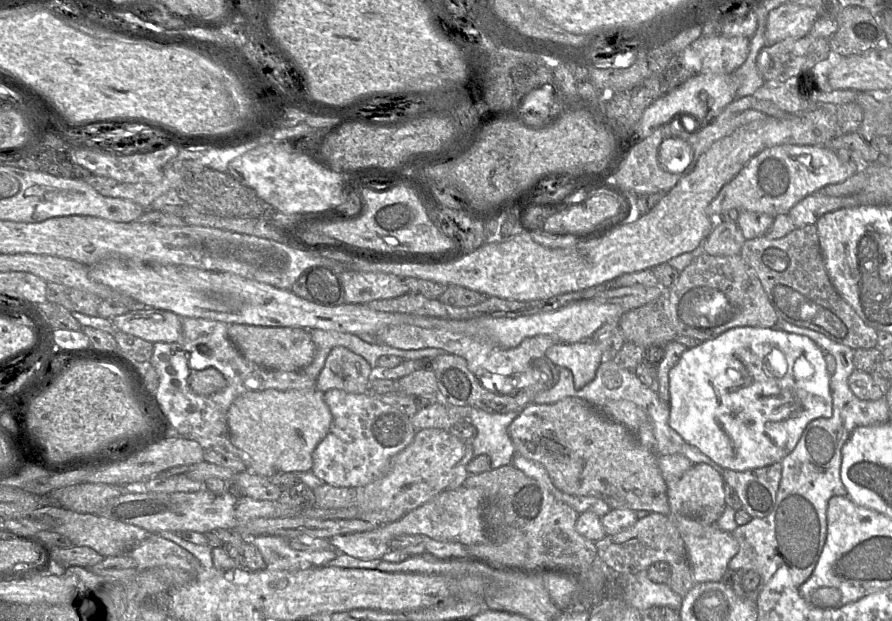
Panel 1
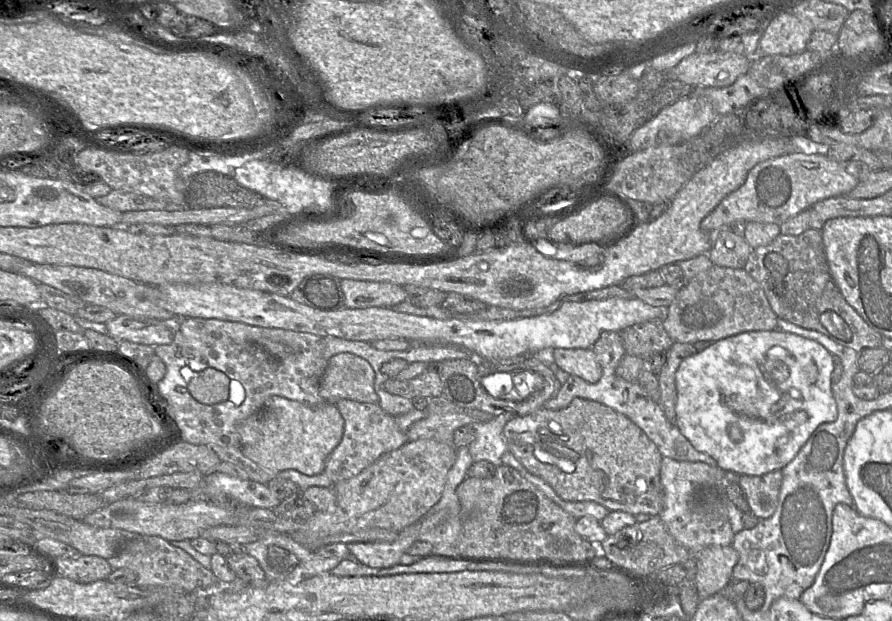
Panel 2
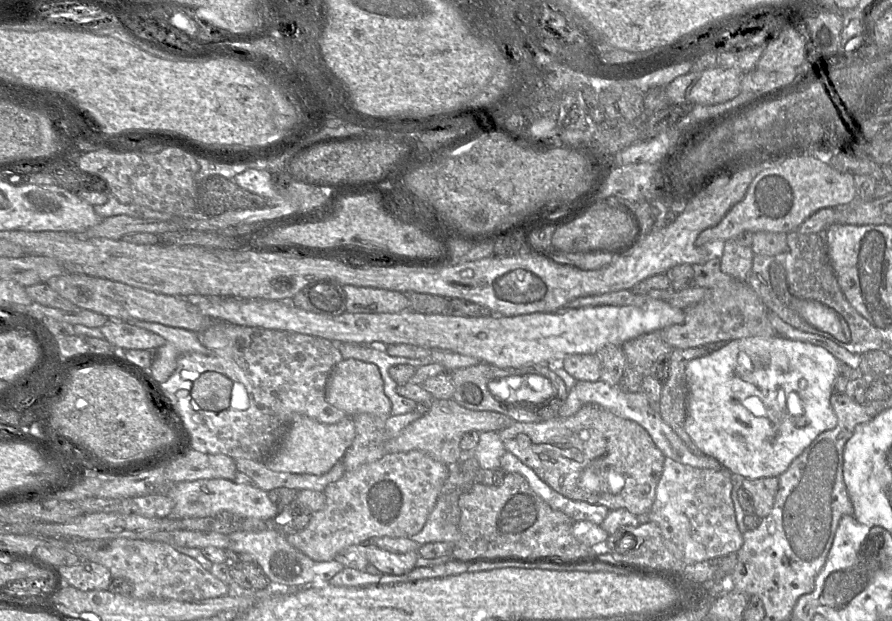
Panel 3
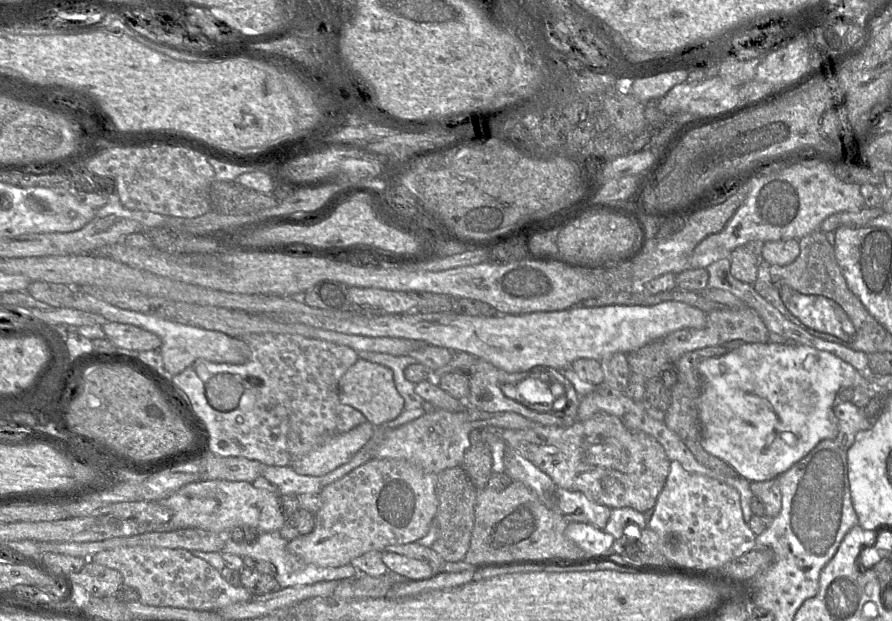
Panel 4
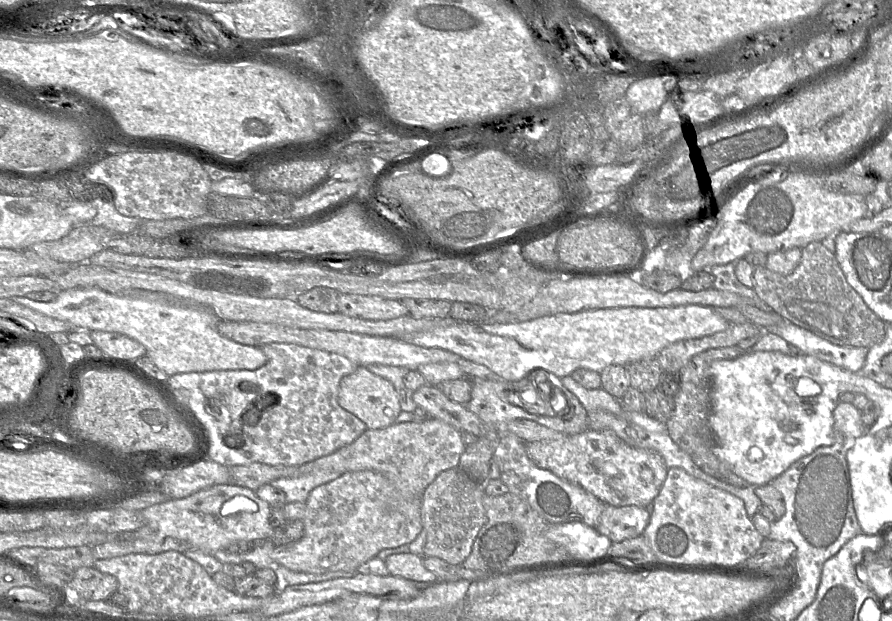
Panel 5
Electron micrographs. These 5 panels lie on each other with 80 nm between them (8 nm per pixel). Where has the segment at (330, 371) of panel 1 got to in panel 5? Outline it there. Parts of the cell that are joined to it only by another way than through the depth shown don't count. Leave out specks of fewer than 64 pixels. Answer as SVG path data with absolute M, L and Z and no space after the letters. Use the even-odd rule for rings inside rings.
M359 366L353 373L341 379L338 402L341 407L363 421L368 429L388 427L395 422L402 412L399 396L392 383L373 374L365 366Z

